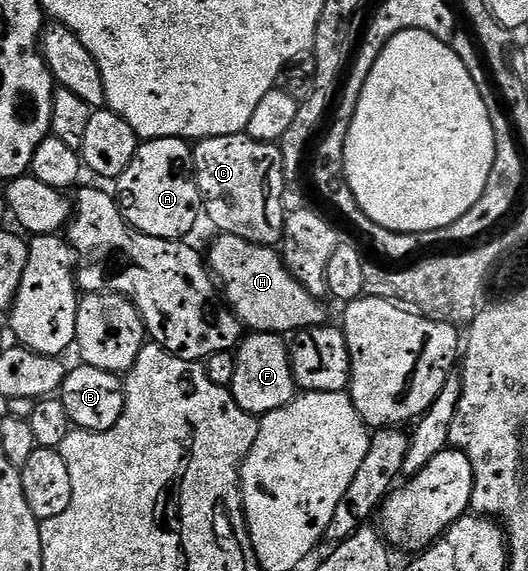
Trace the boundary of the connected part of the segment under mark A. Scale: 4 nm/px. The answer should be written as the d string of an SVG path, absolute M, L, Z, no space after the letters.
M178 138L143 141L136 149L130 166L114 181L114 199L120 205L120 212L124 215L124 220L142 234L163 240L188 238L188 235L195 230L196 223L202 220L200 187L196 185L192 167L192 148L189 141Z

